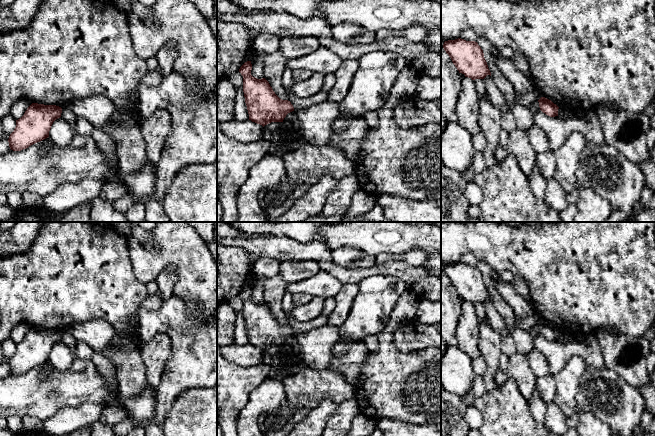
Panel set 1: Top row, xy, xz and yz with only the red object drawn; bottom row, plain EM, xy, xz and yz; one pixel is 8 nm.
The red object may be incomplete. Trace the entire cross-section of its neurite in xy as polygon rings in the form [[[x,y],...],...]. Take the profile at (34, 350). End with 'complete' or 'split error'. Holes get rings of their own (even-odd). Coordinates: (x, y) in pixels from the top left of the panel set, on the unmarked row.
[[[32,327],[24,339],[16,344],[16,351],[8,363],[10,373],[13,375],[21,375],[48,362],[53,346],[61,341],[61,337],[62,332],[59,330]]] | complete

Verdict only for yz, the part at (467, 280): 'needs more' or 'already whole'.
already whole

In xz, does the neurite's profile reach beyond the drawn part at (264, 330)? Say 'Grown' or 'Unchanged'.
Unchanged

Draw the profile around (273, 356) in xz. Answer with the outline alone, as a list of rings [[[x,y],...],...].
[[[271,346],[263,352],[263,364],[269,366],[279,366],[284,362],[284,356],[286,352],[283,346]]]

